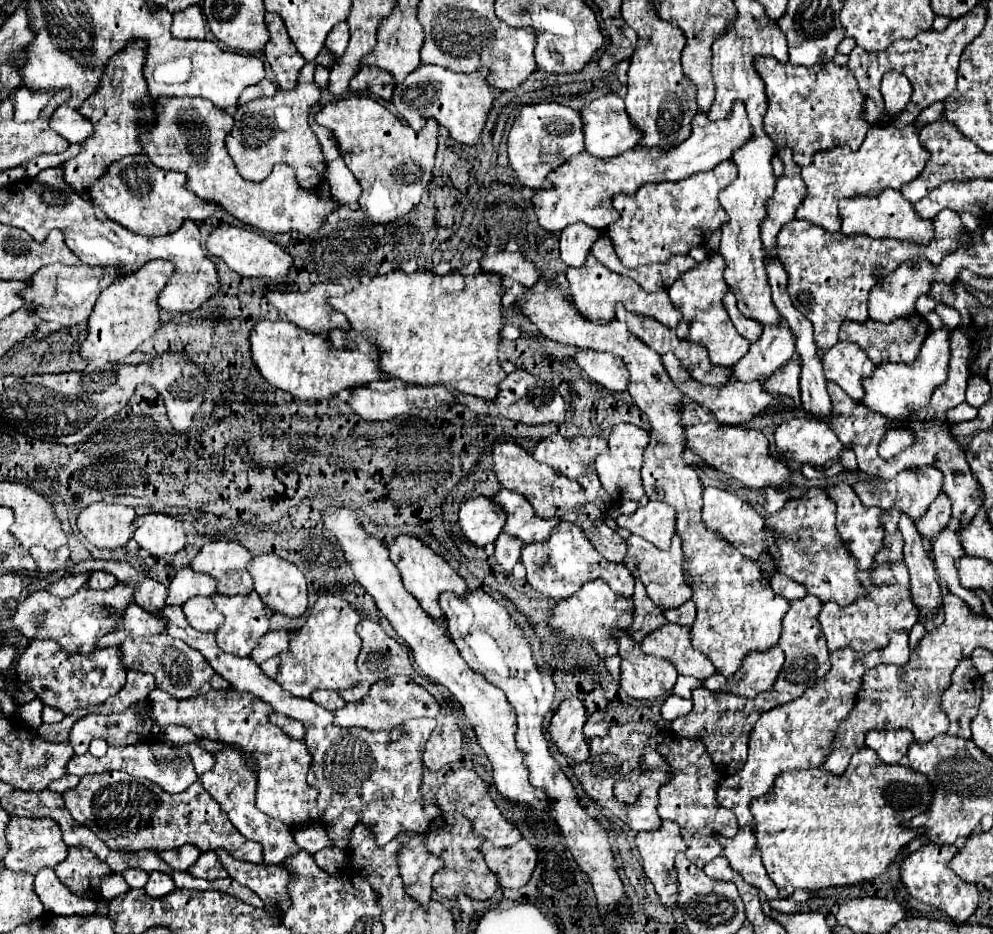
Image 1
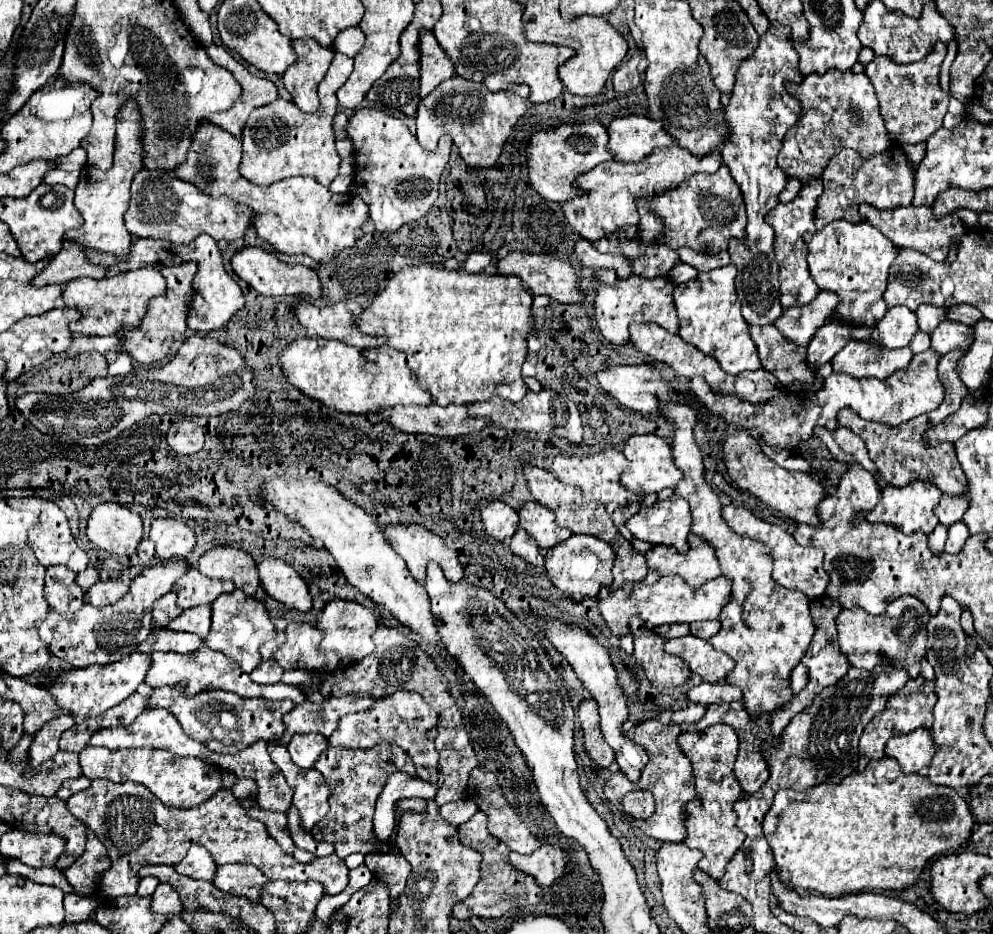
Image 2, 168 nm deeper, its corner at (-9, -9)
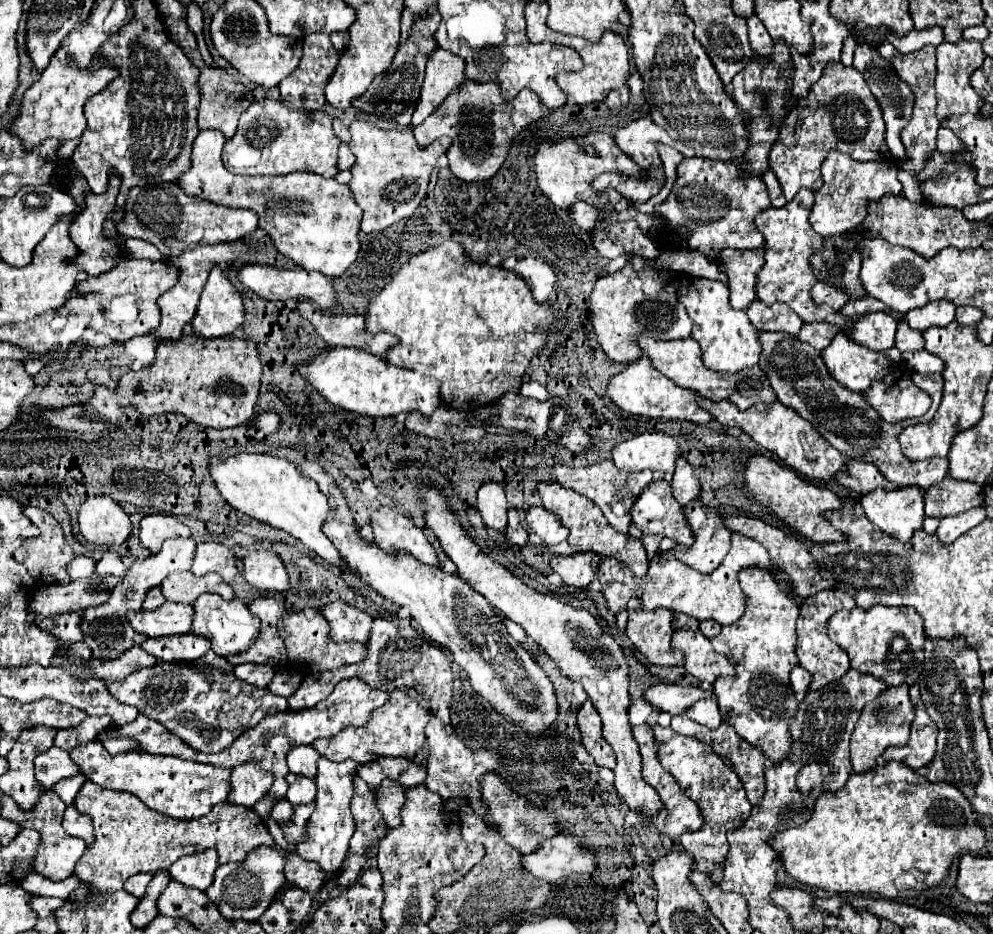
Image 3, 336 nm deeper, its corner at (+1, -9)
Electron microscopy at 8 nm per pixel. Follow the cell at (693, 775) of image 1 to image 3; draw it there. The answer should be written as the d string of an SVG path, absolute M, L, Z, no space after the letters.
M659 725L653 727L655 731L655 737L657 737L657 743L659 743L659 759L661 759L661 765L677 779L677 783L681 785L681 789L699 805L701 809L701 817L703 817L703 825L699 831L691 831L691 833L685 833L681 835L681 845L687 853L691 853L695 857L695 867L697 871L709 875L713 879L713 883L719 883L723 879L723 861L725 861L725 855L729 851L729 843L727 843L727 829L735 829L739 827L747 817L749 817L749 811L751 811L751 803L747 801L745 797L745 789L741 785L741 781L737 779L737 775L723 763L723 759L709 747L709 743L705 741L699 741L695 737L687 737L687 735L679 735L679 733L673 733L671 729L663 729Z

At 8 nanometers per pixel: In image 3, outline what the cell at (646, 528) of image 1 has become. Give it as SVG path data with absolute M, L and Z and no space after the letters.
M651 481L649 487L645 487L645 491L639 495L637 503L631 509L631 521L635 523L637 529L641 529L643 535L653 533L653 535L661 535L661 537L669 537L673 541L677 541L679 545L693 545L693 535L689 531L689 525L685 521L683 515L683 507L673 499L671 493L671 485L667 481Z

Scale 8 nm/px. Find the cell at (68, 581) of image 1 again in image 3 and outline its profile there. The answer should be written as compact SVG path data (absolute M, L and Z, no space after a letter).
M80 555L68 563L67 571L72 580L77 580L92 577L95 574L95 567L95 561L85 555Z

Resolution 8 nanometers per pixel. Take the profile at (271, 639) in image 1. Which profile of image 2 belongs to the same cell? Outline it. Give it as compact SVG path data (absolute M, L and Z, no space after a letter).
M289 623L285 629L287 643L277 651L275 661L285 669L305 671L337 671L339 655L319 649L323 631L311 623Z

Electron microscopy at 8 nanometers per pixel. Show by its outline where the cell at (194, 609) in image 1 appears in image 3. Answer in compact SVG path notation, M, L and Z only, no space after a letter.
M165 603L155 611L127 613L131 627L147 637L189 633L193 625L193 607L181 603Z

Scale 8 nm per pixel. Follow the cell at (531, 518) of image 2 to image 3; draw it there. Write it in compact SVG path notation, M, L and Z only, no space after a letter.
M539 505L531 507L525 513L525 521L527 521L527 529L533 535L537 535L541 539L541 543L547 547L555 547L555 545L563 543L569 535L569 531L557 521L557 517Z

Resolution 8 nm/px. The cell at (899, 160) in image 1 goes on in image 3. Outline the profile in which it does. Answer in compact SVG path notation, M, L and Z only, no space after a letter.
M831 151L821 167L821 177L823 187L815 191L815 203L809 215L811 227L821 237L842 235L855 230L867 215L869 201L877 201L883 195L901 195L901 183L897 181L897 167L891 161L859 163L845 153Z

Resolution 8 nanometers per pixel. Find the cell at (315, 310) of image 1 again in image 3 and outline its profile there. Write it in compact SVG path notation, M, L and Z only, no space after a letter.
M301 305L301 317L315 327L317 335L329 347L355 347L383 357L385 351L397 343L395 335L367 333L363 315L327 315L313 309L313 305Z

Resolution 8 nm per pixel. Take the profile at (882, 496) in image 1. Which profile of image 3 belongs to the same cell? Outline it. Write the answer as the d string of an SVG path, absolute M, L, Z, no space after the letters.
M877 487L861 497L861 505L873 525L899 541L909 541L925 519L923 493L919 487L901 487L893 491Z

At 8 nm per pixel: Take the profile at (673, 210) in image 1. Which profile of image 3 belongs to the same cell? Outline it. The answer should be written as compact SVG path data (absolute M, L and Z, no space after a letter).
M691 157L691 159L681 161L681 165L677 167L677 181L673 183L671 193L667 195L663 203L655 207L655 211L661 213L665 221L671 225L671 229L687 241L689 249L699 251L707 255L709 259L715 259L727 247L733 247L733 249L763 247L765 241L763 241L761 231L757 231L753 217L759 211L765 211L769 205L771 201L761 177L741 177L739 167L729 161L711 161L703 157Z

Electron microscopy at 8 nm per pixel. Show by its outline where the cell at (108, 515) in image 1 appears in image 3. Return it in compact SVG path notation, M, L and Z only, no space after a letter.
M89 497L79 509L79 527L85 541L93 545L119 547L131 533L127 513L111 497Z

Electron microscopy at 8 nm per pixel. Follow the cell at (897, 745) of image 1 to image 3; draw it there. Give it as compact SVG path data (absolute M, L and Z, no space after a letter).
M913 683L909 687L913 703L915 703L915 719L911 723L911 737L905 747L889 747L889 751L883 753L885 761L899 761L907 765L909 769L917 771L925 767L933 755L935 755L935 737L937 737L937 725L929 719L921 697L919 697L919 687Z

